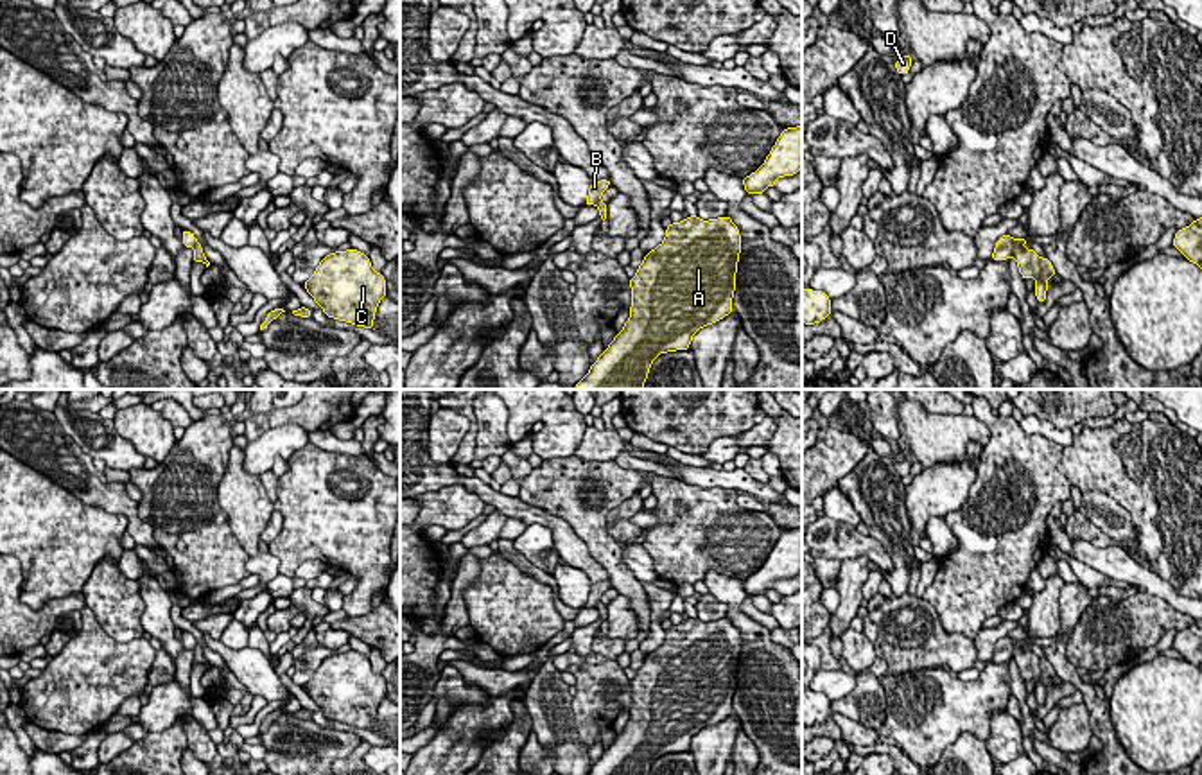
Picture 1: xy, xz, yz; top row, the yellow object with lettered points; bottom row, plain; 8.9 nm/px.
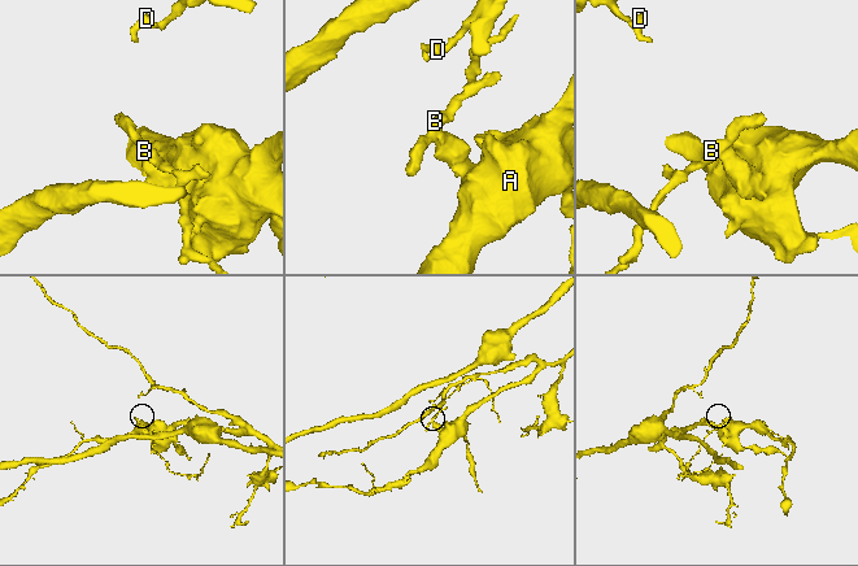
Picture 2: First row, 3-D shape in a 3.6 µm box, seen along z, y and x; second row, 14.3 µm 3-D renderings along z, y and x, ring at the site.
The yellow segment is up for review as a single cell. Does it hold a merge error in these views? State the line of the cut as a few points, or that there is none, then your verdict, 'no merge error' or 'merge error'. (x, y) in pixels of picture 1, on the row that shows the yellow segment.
yz (1019, 239), (1012, 255) | merge error

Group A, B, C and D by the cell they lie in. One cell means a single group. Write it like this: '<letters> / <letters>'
A C D / B

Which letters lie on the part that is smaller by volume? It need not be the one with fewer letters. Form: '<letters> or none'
B

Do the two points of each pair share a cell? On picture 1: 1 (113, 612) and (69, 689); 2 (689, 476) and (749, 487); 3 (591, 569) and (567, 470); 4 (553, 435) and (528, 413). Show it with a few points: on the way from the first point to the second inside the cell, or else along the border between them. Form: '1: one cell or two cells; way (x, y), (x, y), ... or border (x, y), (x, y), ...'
1: two cells; border (87, 605), (97, 623), (117, 641), (140, 637)
2: one cell; way (704, 478), (734, 479)
3: two cells; border (555, 515), (583, 542), (609, 580)
4: one cell; way (553, 426), (537, 413)

